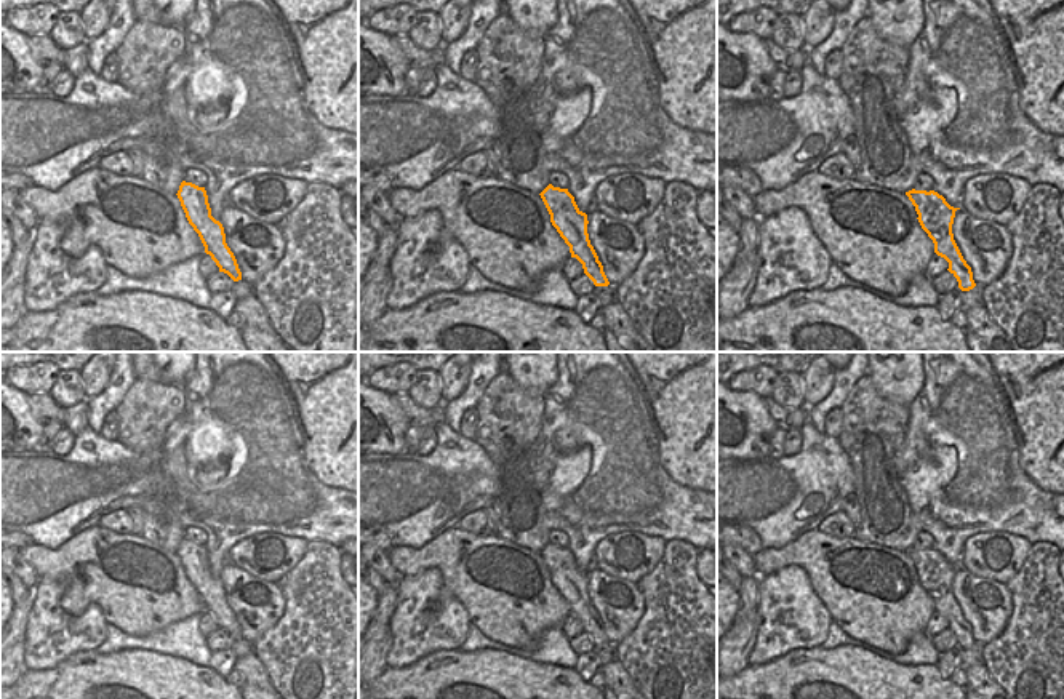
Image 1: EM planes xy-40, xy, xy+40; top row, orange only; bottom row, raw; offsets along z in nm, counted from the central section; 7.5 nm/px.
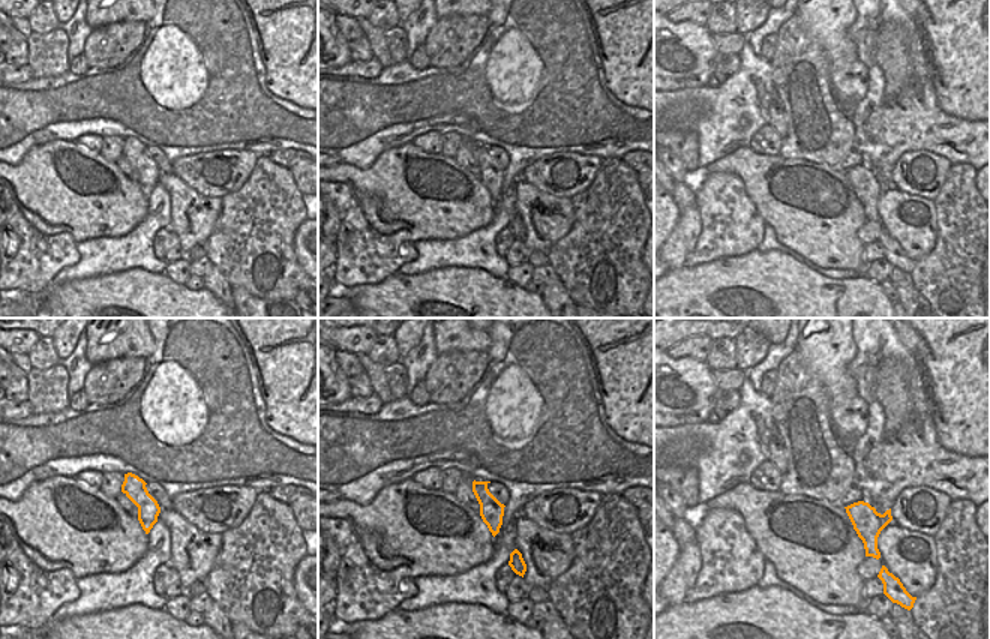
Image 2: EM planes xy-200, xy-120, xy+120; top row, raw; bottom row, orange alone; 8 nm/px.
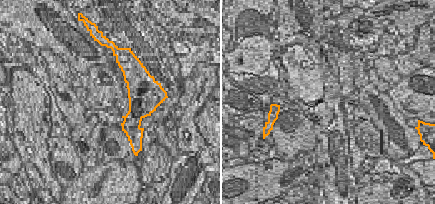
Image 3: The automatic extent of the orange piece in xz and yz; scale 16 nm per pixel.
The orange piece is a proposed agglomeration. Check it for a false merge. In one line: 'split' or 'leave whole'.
split

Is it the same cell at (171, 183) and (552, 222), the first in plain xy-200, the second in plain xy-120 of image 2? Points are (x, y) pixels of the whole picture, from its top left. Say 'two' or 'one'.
one

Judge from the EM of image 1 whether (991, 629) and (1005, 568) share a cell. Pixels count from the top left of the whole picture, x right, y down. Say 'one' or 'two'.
two

